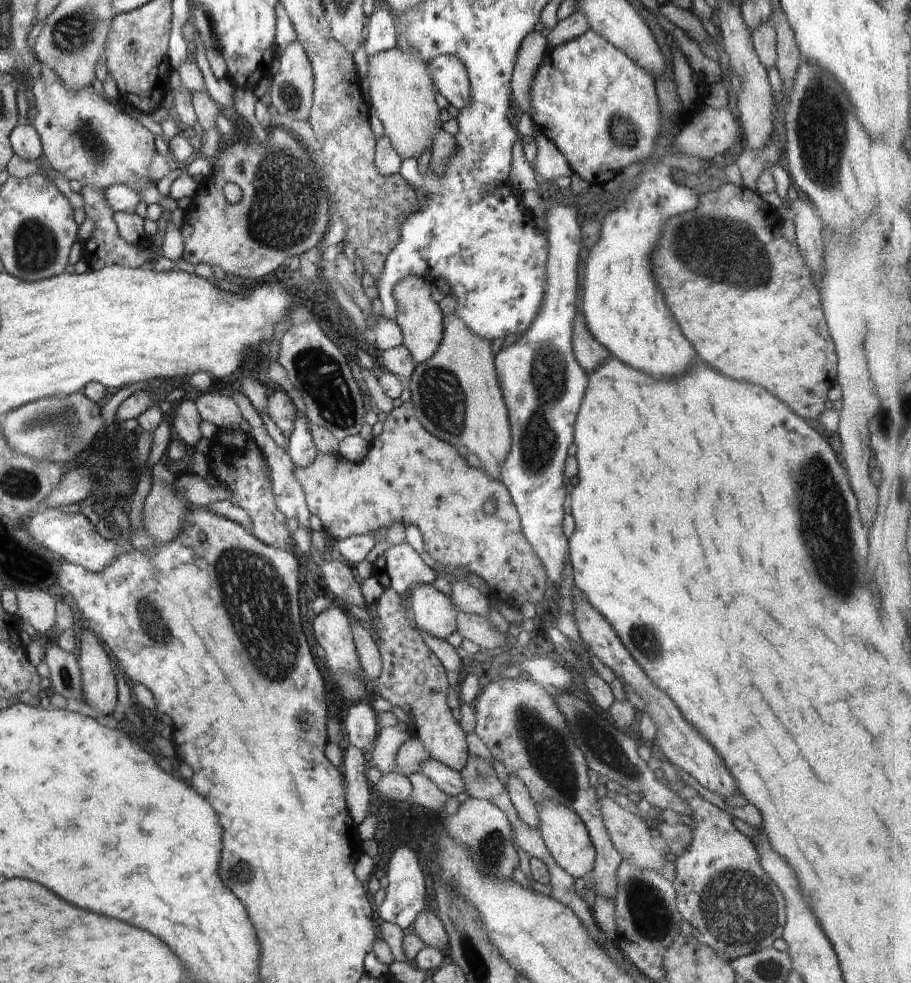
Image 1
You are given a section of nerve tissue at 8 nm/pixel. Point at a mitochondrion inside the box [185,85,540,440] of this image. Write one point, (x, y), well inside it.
(282, 214)

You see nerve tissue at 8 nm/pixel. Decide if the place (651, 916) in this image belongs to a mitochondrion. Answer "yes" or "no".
yes

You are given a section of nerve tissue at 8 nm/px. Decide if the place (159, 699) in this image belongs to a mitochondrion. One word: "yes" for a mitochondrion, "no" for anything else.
no

